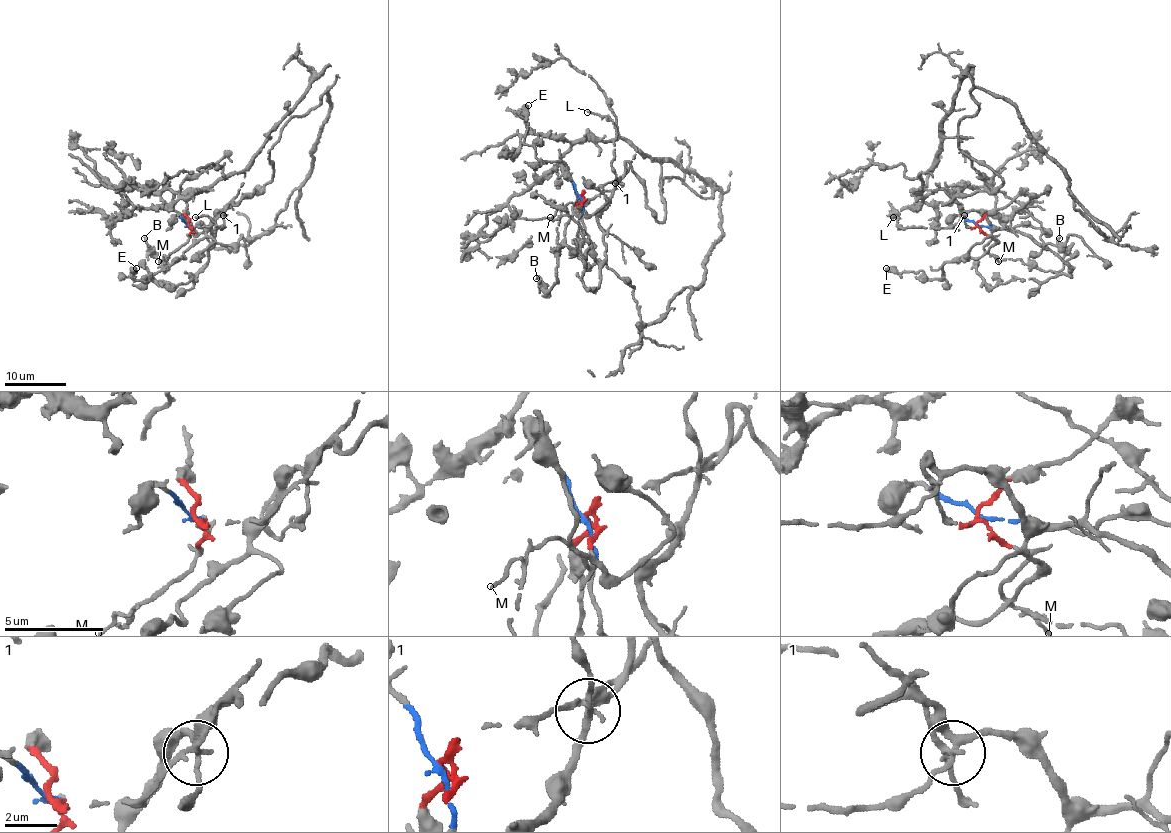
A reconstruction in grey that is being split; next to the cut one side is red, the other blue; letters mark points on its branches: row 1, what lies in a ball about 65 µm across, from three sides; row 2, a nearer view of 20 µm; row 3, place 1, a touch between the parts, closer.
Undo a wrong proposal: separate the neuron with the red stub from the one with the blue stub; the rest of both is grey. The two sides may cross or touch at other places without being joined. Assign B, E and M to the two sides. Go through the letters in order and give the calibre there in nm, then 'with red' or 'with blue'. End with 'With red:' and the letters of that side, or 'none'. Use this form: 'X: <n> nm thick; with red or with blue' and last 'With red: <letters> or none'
B: 200 nm thick; with red
E: 550 nm thick; with blue
M: 150 nm thick; with red
With red: B, M

